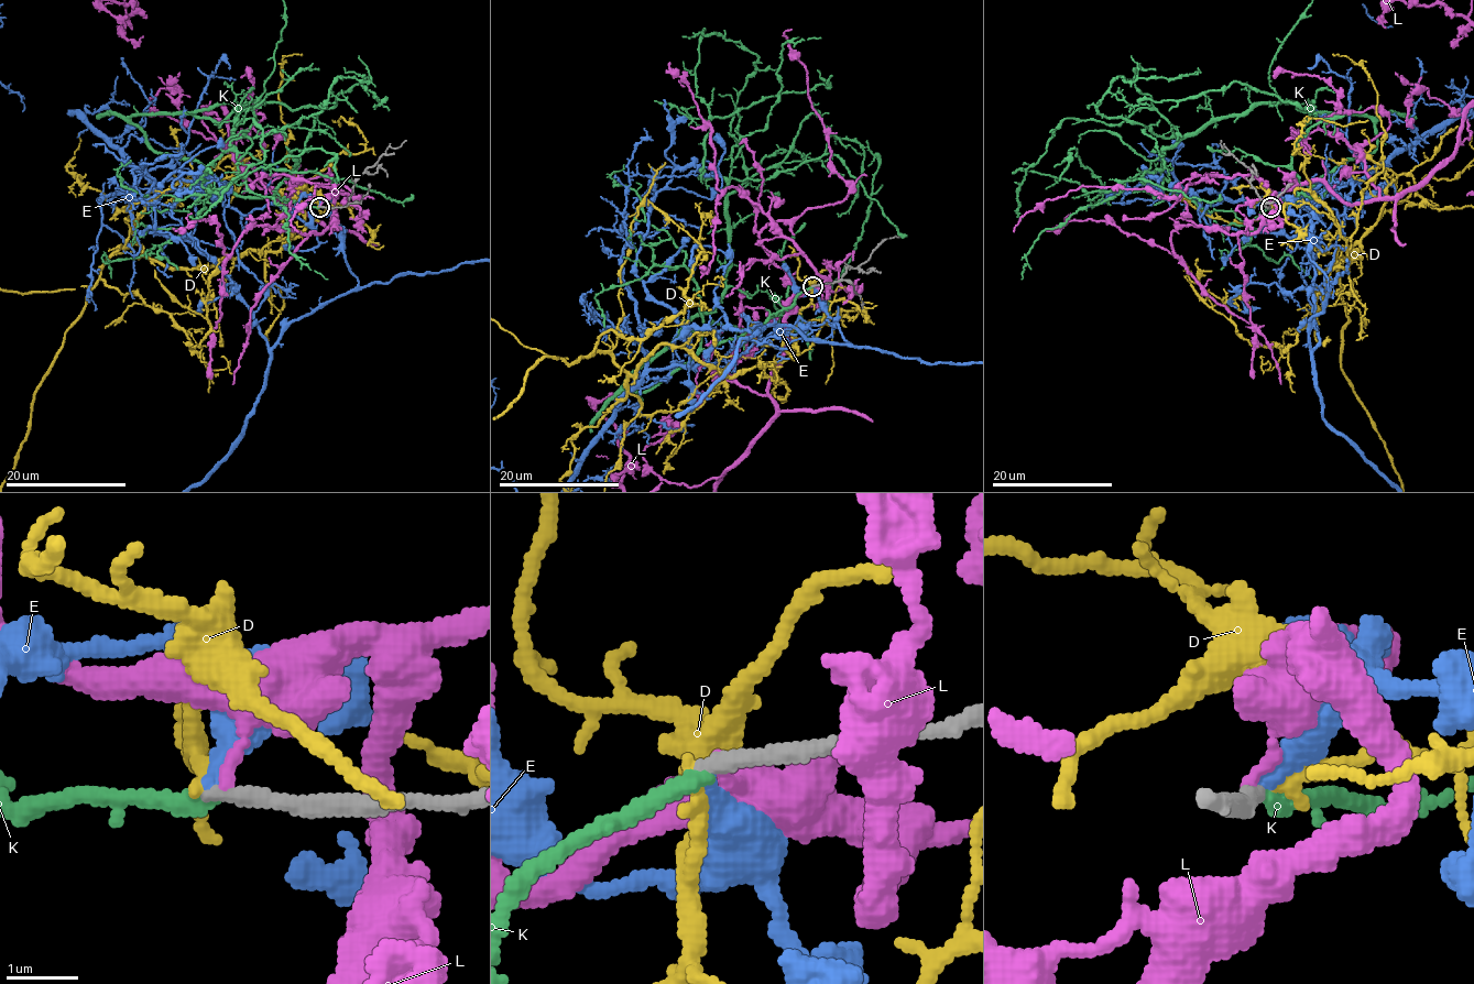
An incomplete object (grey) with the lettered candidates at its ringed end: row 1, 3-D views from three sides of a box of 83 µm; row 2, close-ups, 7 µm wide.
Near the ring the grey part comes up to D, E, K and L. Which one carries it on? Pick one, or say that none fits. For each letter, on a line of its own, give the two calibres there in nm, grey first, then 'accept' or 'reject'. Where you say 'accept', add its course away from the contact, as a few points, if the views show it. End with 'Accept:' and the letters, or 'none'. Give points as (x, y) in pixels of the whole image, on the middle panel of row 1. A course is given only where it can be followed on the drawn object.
D: calibres 220 and 200 nm; reject
E: calibres 240 and 240 nm; reject
K: calibres 240 and 240 nm; accept; course (812, 286), (647, 390), (623, 387), (722, 295), (727, 203), (746, 184), (731, 121), (756, 55), (683, 36)
L: calibres 260 and 140 nm; reject
Accept: K

